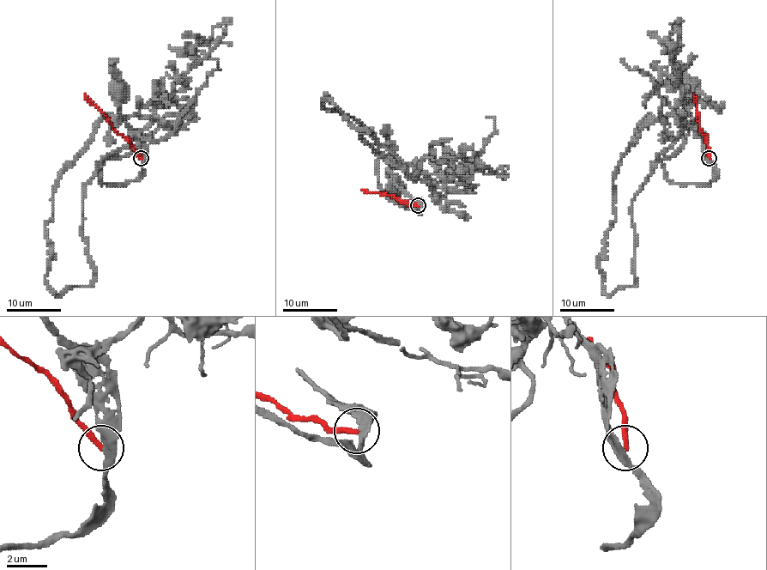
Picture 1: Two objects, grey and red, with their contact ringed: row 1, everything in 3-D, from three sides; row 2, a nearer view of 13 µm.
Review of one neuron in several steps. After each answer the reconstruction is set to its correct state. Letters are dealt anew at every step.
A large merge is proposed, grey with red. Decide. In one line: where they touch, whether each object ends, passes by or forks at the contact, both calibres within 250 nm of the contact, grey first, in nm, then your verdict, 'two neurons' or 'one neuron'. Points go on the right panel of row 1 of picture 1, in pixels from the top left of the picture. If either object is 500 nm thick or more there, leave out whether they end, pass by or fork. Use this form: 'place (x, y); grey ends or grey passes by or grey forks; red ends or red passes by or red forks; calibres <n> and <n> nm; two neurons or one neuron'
place (709, 158); grey passes by; red ends; calibres 260 and 240 nm; two neurons

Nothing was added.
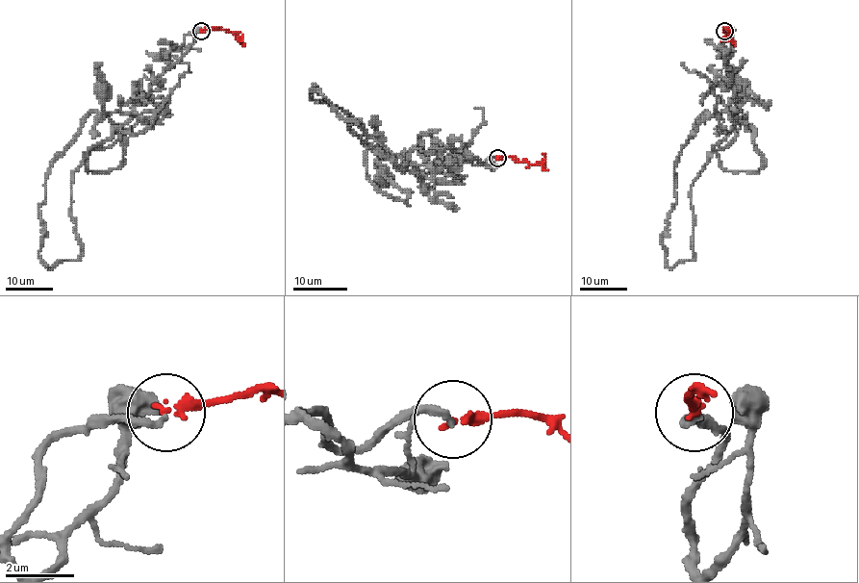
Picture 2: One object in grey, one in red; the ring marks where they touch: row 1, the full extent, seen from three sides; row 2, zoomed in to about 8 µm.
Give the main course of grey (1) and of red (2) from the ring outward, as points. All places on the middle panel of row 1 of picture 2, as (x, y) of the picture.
1: (497, 157), (463, 159), (419, 179), (369, 149), (365, 153), (369, 180), (406, 202), (405, 191), (385, 176)
2: (497, 157), (515, 159), (534, 165), (541, 164), (544, 159), (543, 155)

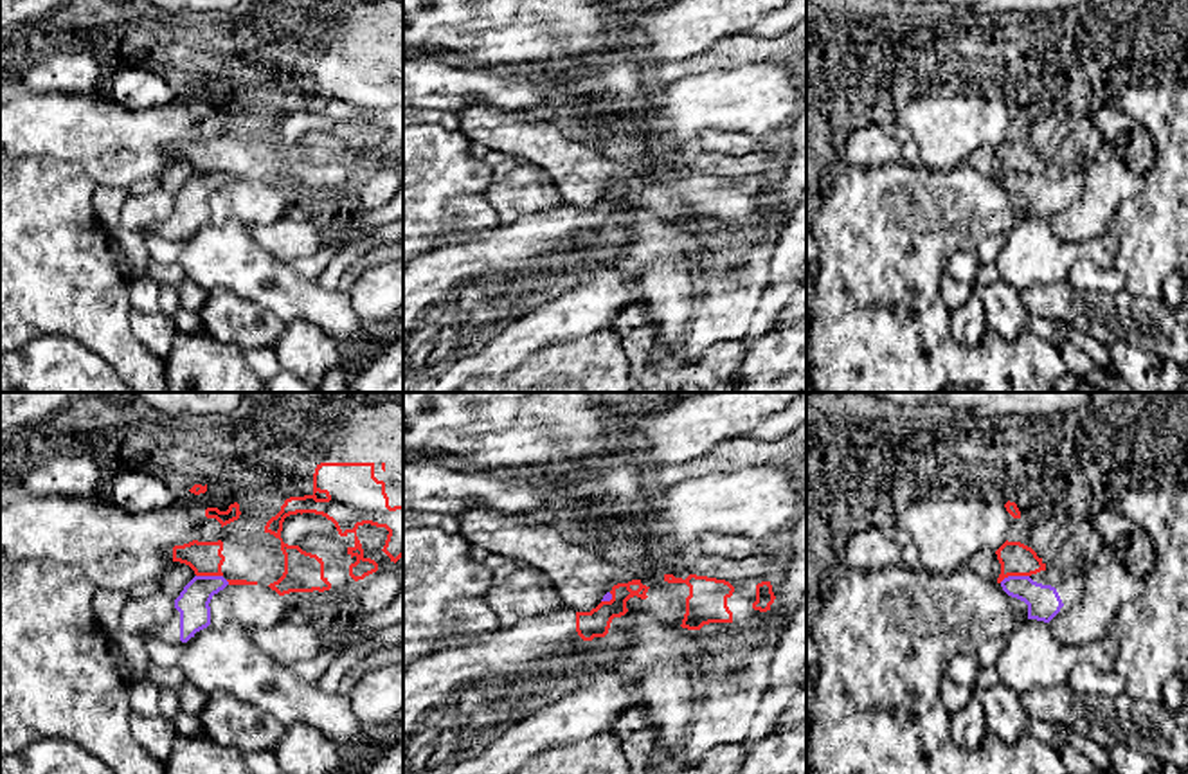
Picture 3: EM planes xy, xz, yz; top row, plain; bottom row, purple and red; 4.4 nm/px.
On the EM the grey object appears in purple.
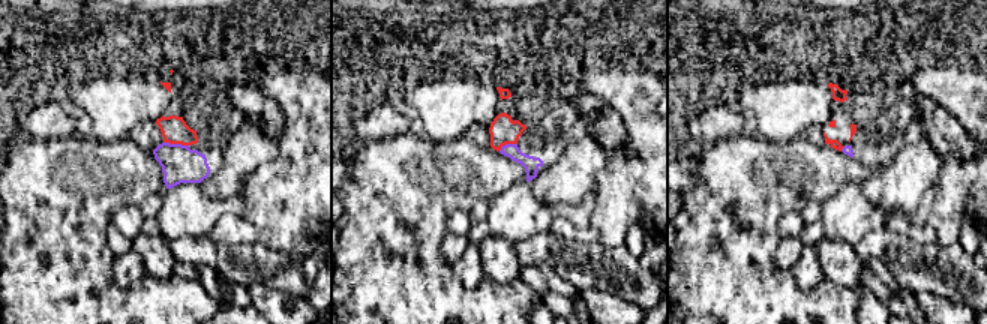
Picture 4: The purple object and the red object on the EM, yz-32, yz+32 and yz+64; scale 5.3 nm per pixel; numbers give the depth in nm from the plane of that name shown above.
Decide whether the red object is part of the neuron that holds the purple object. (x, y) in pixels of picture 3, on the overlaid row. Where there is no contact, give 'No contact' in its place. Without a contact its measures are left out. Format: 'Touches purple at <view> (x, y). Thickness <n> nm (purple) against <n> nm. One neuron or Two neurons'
Touches purple at yz (1014, 576). Thickness 150 nm (purple) against 150 nm. Two neurons

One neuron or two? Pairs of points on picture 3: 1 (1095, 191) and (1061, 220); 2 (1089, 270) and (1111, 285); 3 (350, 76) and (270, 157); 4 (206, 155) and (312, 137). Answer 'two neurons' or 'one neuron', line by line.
1: one neuron
2: one neuron
3: one neuron
4: one neuron

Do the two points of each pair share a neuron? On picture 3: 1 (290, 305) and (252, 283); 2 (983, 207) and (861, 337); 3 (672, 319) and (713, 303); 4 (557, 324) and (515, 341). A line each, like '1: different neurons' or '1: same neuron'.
1: same neuron
2: same neuron
3: different neurons
4: same neuron

